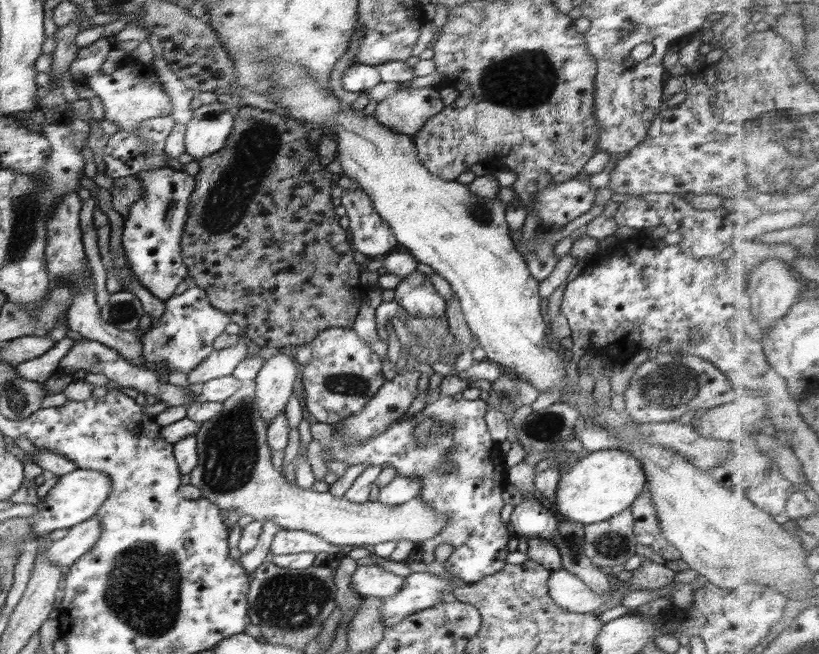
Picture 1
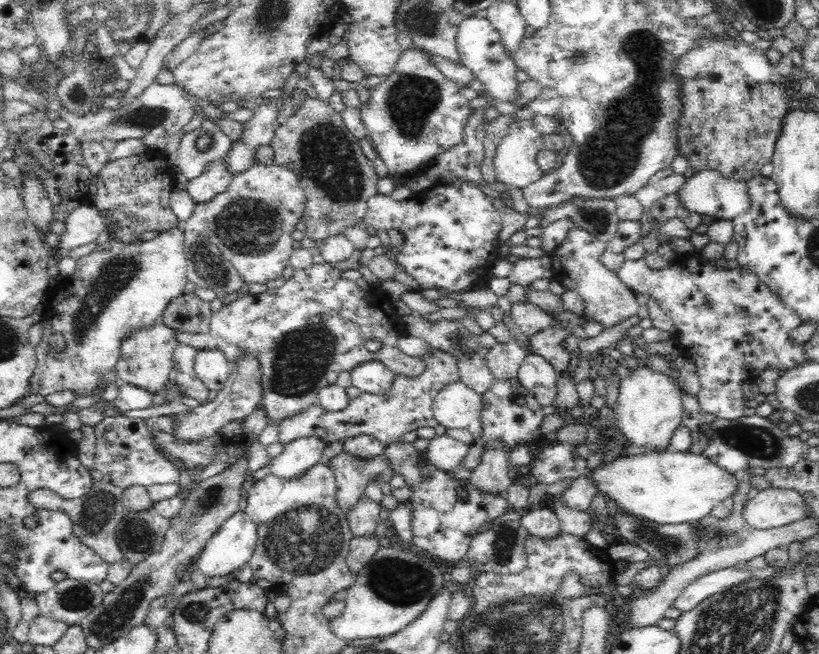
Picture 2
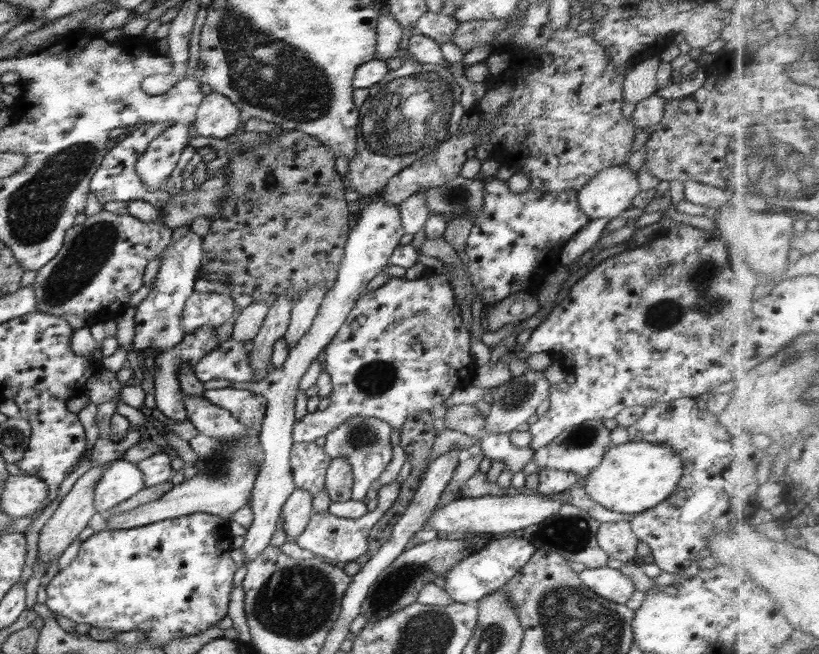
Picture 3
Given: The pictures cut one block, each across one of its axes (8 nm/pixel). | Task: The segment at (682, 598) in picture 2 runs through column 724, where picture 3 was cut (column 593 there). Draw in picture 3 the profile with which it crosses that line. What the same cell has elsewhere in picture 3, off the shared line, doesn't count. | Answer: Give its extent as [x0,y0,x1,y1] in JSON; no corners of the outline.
[579,566,636,605]

